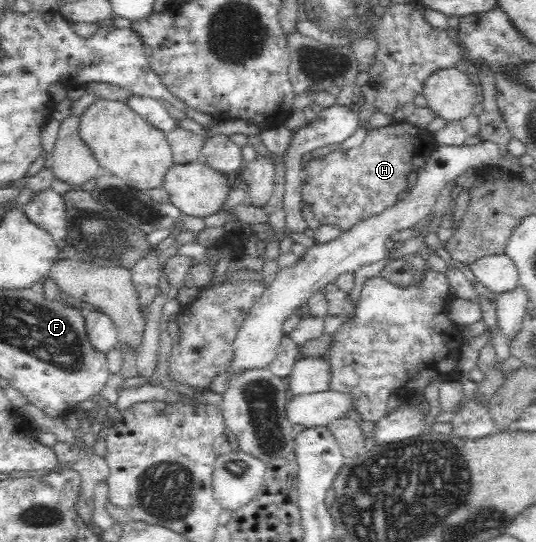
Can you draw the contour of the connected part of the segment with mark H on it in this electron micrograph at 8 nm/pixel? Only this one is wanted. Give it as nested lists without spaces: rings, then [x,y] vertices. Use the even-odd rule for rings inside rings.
[[[393,122],[385,127],[369,129],[362,144],[355,148],[337,149],[327,155],[307,158],[303,176],[308,176],[308,180],[302,183],[301,197],[310,204],[314,218],[320,224],[338,226],[343,231],[350,230],[357,222],[380,214],[397,203],[398,194],[408,189],[407,175],[425,166],[434,145],[433,135],[426,128],[408,123]]]

